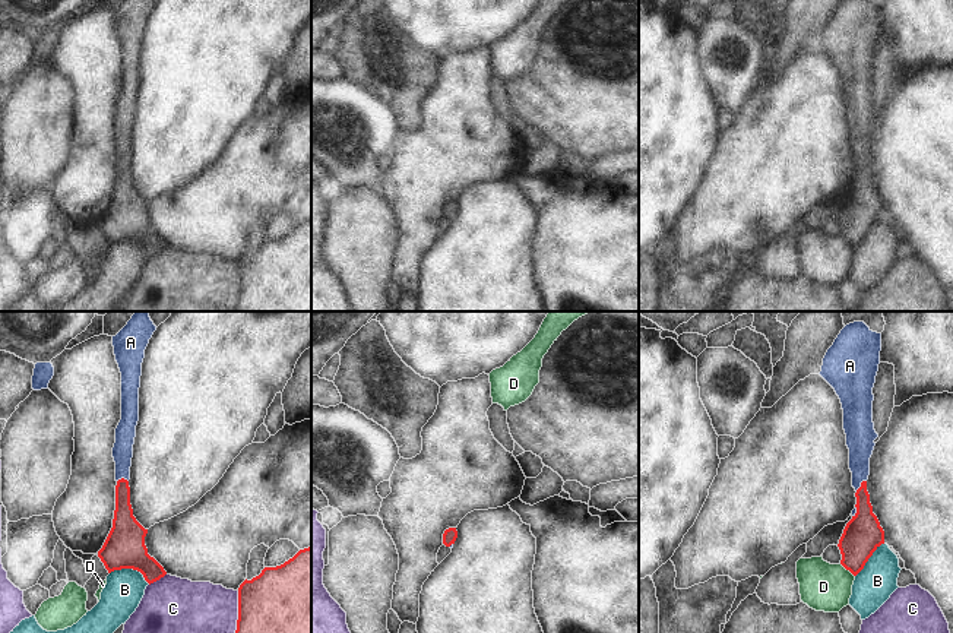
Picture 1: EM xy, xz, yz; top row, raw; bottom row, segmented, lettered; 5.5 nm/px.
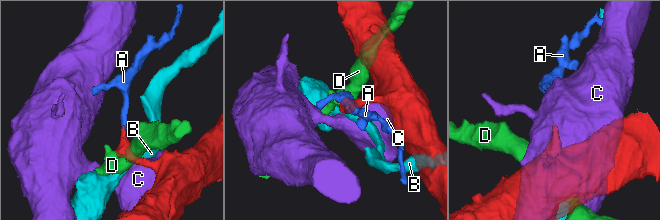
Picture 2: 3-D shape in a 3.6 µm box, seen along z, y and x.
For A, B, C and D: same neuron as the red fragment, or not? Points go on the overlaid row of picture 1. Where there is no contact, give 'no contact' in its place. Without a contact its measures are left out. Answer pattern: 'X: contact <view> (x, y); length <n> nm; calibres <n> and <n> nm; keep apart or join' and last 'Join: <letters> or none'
A: contact yz (861, 484); length 90 nm; calibres 180 and 160 nm; join
B: contact xy (130, 567); length 240 nm; calibres 220 and 220 nm; keep apart
C: contact xy (238, 611); length 240 nm; calibres 360 and 280 nm; keep apart
D: contact yz (848, 569); length 110 nm; calibres 220 and 260 nm; keep apart
Join: A

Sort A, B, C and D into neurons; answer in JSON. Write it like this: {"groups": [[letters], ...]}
{"groups": [["A"], ["B"], ["C"], ["D"]]}

